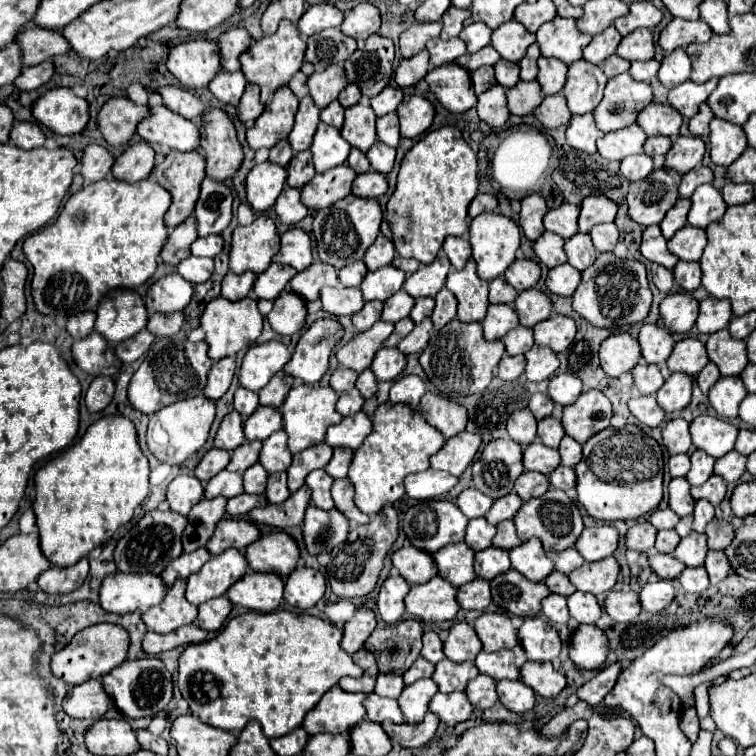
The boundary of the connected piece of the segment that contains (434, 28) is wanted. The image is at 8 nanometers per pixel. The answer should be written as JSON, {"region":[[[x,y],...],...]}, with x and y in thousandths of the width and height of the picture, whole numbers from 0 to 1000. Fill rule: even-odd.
{"region":[[[574,28],[574,30],[550,30],[542,38],[537,38],[529,46],[529,70],[532,75],[545,75],[550,70],[556,70],[563,60],[563,54],[577,52],[585,41],[585,30]]]}

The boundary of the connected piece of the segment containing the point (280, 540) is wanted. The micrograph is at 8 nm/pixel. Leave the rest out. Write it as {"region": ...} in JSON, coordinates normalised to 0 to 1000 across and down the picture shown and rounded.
{"region":[[[357,702],[325,724],[331,753],[344,758],[365,758],[381,763],[397,739],[392,716],[378,702]]]}

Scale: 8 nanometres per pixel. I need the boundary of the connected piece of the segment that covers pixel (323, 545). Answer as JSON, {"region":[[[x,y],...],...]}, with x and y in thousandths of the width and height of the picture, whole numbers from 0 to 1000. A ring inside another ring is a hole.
{"region":[[[407,668],[402,684],[402,718],[410,734],[437,731],[442,724],[452,721],[460,710],[460,687],[447,673],[418,673],[418,668]]]}

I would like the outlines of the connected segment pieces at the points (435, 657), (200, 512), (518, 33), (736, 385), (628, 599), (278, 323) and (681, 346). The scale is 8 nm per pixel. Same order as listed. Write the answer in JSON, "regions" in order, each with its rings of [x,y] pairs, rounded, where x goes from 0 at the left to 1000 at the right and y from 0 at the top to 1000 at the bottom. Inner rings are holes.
{"regions":[[[[563,835],[561,843],[558,843],[558,851],[561,851],[561,856],[558,856],[558,869],[561,869],[561,872],[566,872],[566,874],[574,877],[574,880],[577,880],[579,874],[587,872],[587,864],[585,864],[585,848],[582,848],[579,837]]],[[[296,657],[267,660],[254,671],[254,676],[249,681],[249,694],[241,705],[243,729],[251,731],[275,718],[275,713],[283,705],[286,689],[291,689],[299,679],[299,663],[302,660],[296,660]]],[[[677,25],[651,41],[648,60],[661,70],[664,78],[685,83],[693,75],[696,62],[706,54],[709,54],[706,44],[701,44],[696,36],[690,36],[685,28]]],[[[952,499],[947,509],[937,517],[939,536],[947,541],[952,552],[976,552],[976,536],[987,525],[987,515],[981,512],[979,499]]],[[[807,782],[799,792],[799,808],[812,821],[836,821],[847,811],[847,795],[839,782],[823,784],[823,782]]],[[[376,385],[362,398],[360,411],[354,414],[357,433],[370,443],[389,443],[399,435],[405,422],[405,398],[389,385]]],[[[902,448],[892,456],[892,464],[886,467],[881,483],[884,488],[907,493],[907,496],[921,496],[926,493],[926,488],[937,480],[937,470],[931,462],[931,454],[926,454],[923,448]]]]}

